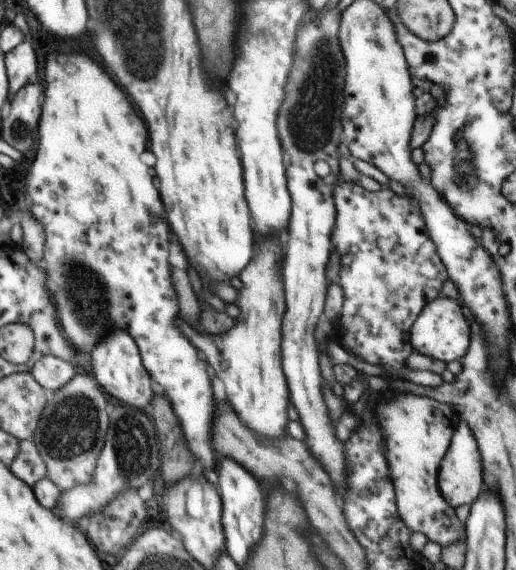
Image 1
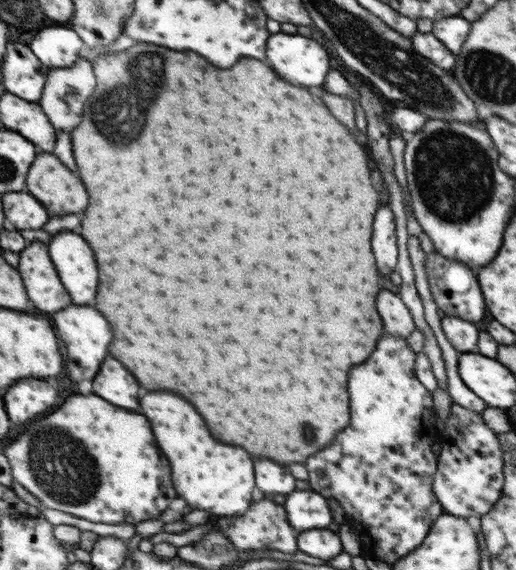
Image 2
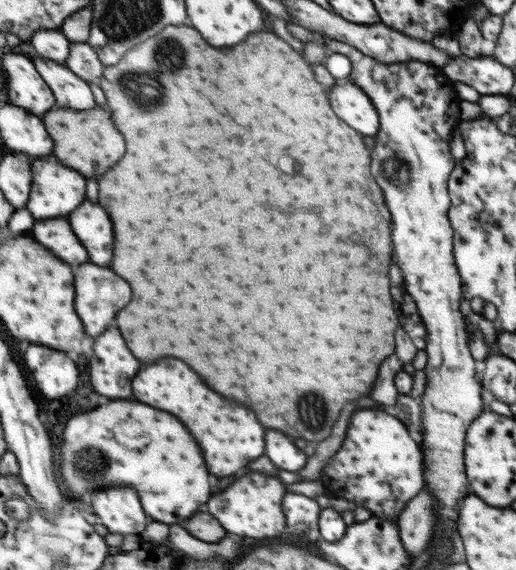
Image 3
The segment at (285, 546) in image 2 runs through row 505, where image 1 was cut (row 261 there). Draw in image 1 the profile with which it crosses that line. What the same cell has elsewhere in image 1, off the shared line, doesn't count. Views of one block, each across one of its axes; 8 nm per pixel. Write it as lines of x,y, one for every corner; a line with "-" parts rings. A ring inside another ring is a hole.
262,240
256,262
240,274
242,290
238,298
240,316
238,324
222,336
204,336
192,330
180,319
180,332
192,344
204,350
208,362
212,362
214,372
224,382
228,402
238,418
256,434
278,440
286,434
288,426
288,386
282,372
282,316
286,312
284,304
284,288
282,288
282,272
278,268
278,260
282,256
278,240

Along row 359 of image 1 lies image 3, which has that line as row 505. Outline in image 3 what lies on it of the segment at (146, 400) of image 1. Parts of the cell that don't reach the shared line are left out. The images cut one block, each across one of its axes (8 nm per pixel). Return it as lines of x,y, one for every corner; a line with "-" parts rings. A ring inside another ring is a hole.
110,488
98,494
92,492
91,496
94,517
100,519
107,532
142,536
148,516
144,514
140,494
134,488

